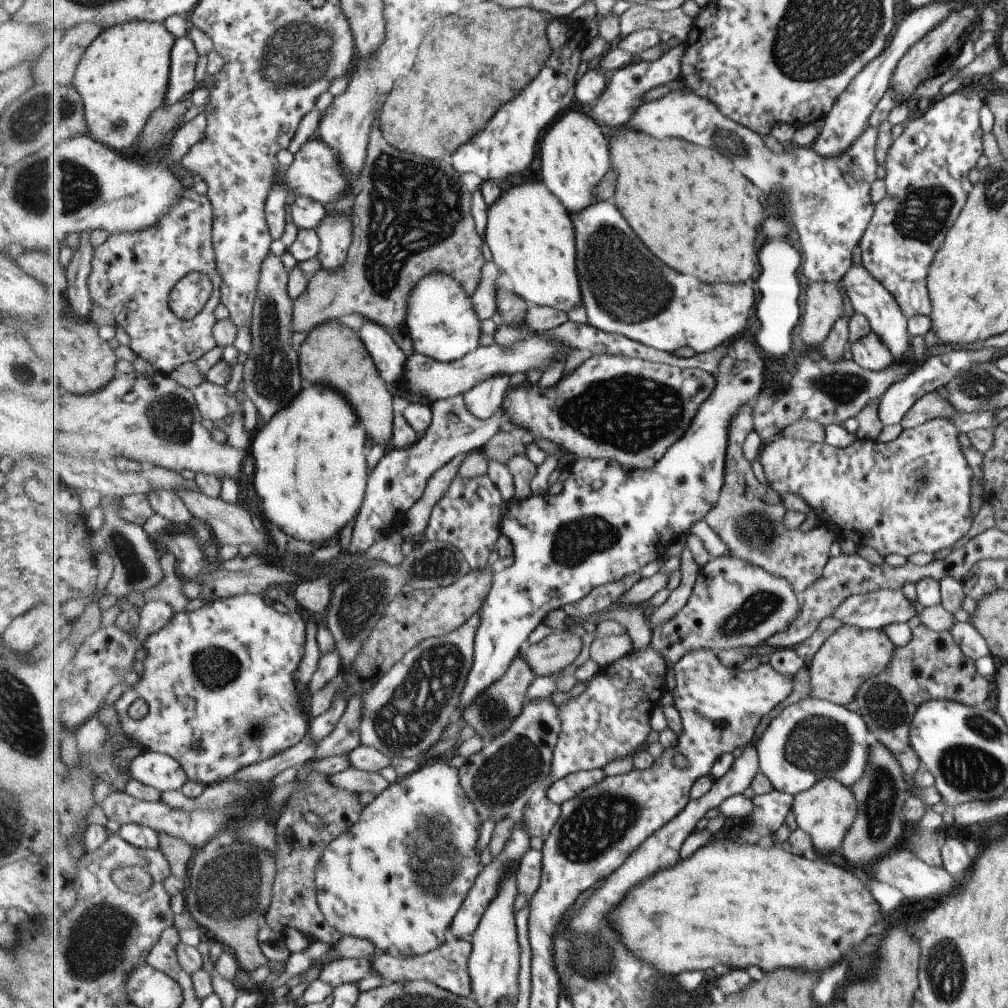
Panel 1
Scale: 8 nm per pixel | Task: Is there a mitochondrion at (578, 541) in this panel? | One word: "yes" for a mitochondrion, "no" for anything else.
yes

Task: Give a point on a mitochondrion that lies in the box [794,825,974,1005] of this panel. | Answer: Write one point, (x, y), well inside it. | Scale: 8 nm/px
(946, 967)

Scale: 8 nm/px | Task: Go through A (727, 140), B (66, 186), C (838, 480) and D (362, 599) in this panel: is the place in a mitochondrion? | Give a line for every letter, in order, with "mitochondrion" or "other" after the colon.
A: mitochondrion
B: mitochondrion
C: other
D: mitochondrion

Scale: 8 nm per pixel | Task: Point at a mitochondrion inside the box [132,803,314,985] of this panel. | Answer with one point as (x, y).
(226, 888)

